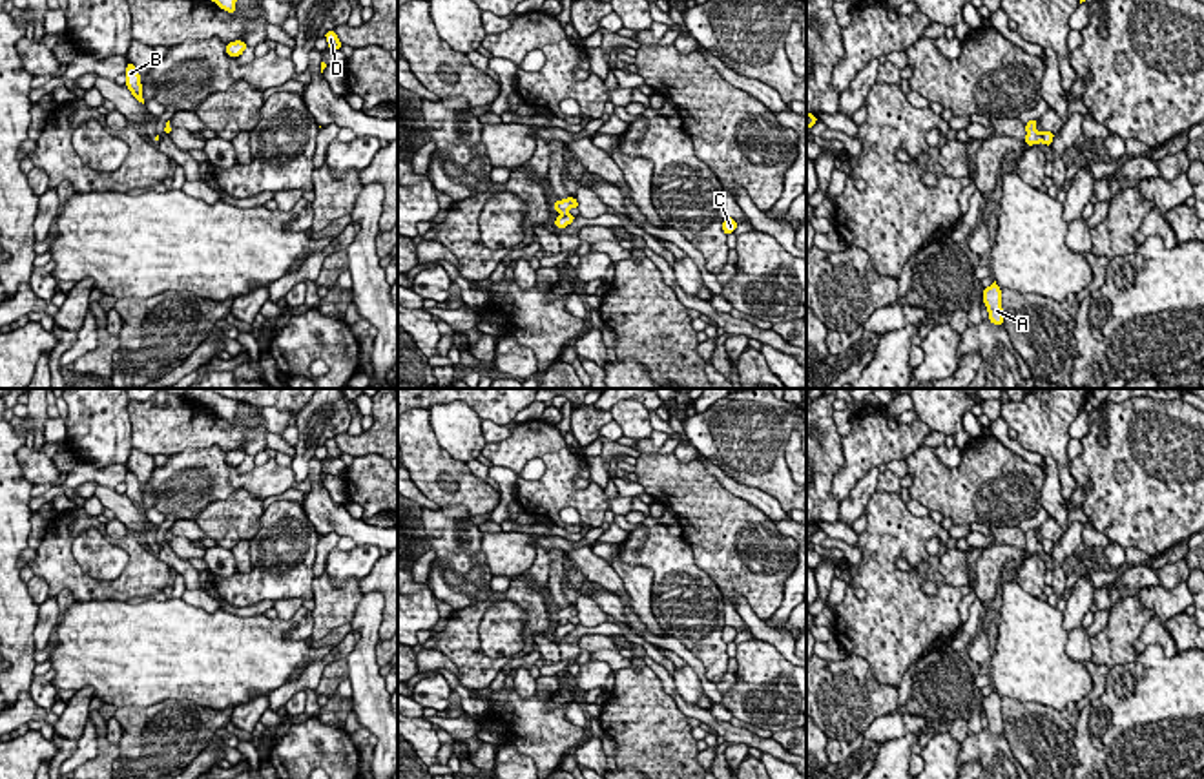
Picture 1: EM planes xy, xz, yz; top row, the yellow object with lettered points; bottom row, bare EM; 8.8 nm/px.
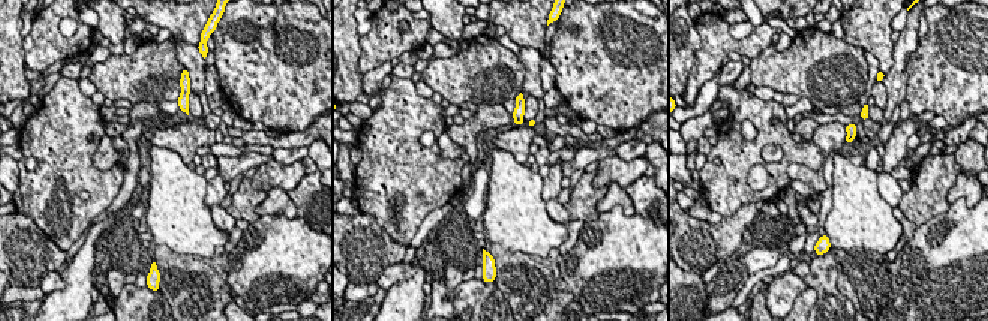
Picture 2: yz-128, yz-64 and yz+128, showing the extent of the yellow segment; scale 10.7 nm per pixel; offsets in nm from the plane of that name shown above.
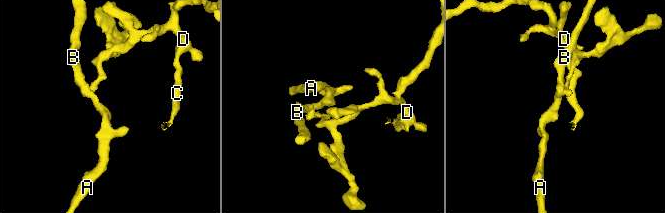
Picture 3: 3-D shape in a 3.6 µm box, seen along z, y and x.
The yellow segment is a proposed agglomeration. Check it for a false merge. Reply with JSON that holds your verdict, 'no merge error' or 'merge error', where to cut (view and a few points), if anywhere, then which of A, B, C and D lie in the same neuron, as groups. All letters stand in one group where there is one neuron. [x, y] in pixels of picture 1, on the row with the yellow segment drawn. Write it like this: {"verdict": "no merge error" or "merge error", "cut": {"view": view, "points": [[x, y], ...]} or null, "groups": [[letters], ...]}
{"verdict": "merge error", "cut": {"view": "yz", "points": [[1038, 134], [1040, 141]]}, "groups": [["A", "B"], ["C", "D"]]}

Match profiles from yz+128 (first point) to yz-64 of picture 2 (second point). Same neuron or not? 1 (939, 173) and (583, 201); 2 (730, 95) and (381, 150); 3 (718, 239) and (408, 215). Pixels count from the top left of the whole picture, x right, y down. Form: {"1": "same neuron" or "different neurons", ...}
{"1": "same neuron", "2": "same neuron", "3": "different neurons"}

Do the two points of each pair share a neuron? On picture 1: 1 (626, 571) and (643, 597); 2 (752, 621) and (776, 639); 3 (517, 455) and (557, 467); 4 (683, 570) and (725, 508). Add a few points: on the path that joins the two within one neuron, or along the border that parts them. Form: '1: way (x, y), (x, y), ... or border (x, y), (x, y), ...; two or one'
1: way (632, 577), (639, 584), (639, 592); one
2: way (757, 626), (770, 635); one
3: way (528, 451), (542, 451), (548, 457); one
4: border (681, 535), (690, 546), (694, 562), (719, 588); two

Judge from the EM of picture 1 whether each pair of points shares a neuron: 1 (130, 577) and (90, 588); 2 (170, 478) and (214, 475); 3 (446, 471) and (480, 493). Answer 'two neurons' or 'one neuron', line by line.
1: one neuron
2: one neuron
3: one neuron

